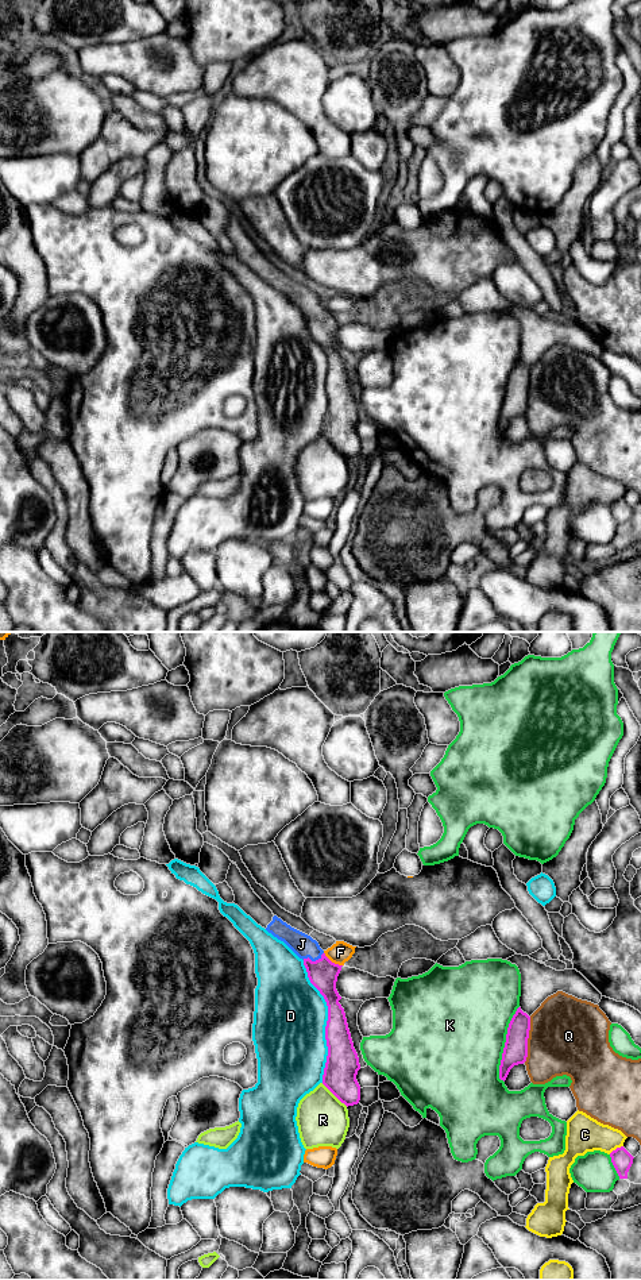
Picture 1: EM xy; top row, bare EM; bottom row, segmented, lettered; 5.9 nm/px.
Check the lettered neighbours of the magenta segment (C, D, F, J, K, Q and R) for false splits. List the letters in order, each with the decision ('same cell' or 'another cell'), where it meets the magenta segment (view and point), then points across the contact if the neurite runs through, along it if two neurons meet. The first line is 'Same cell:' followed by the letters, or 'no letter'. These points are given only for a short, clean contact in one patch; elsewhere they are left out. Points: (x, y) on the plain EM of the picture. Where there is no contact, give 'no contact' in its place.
Same cell: J
C: another cell | xy (617, 500)
D: another cell | xy (327, 373)
F: another cell | xy (331, 313)
J: same cell | xy (313, 313) | across xy (323, 326), (313, 313), (301, 296)
K: another cell | xy (505, 396)
Q: another cell | xy (526, 392)
R: another cell | xy (335, 447)

